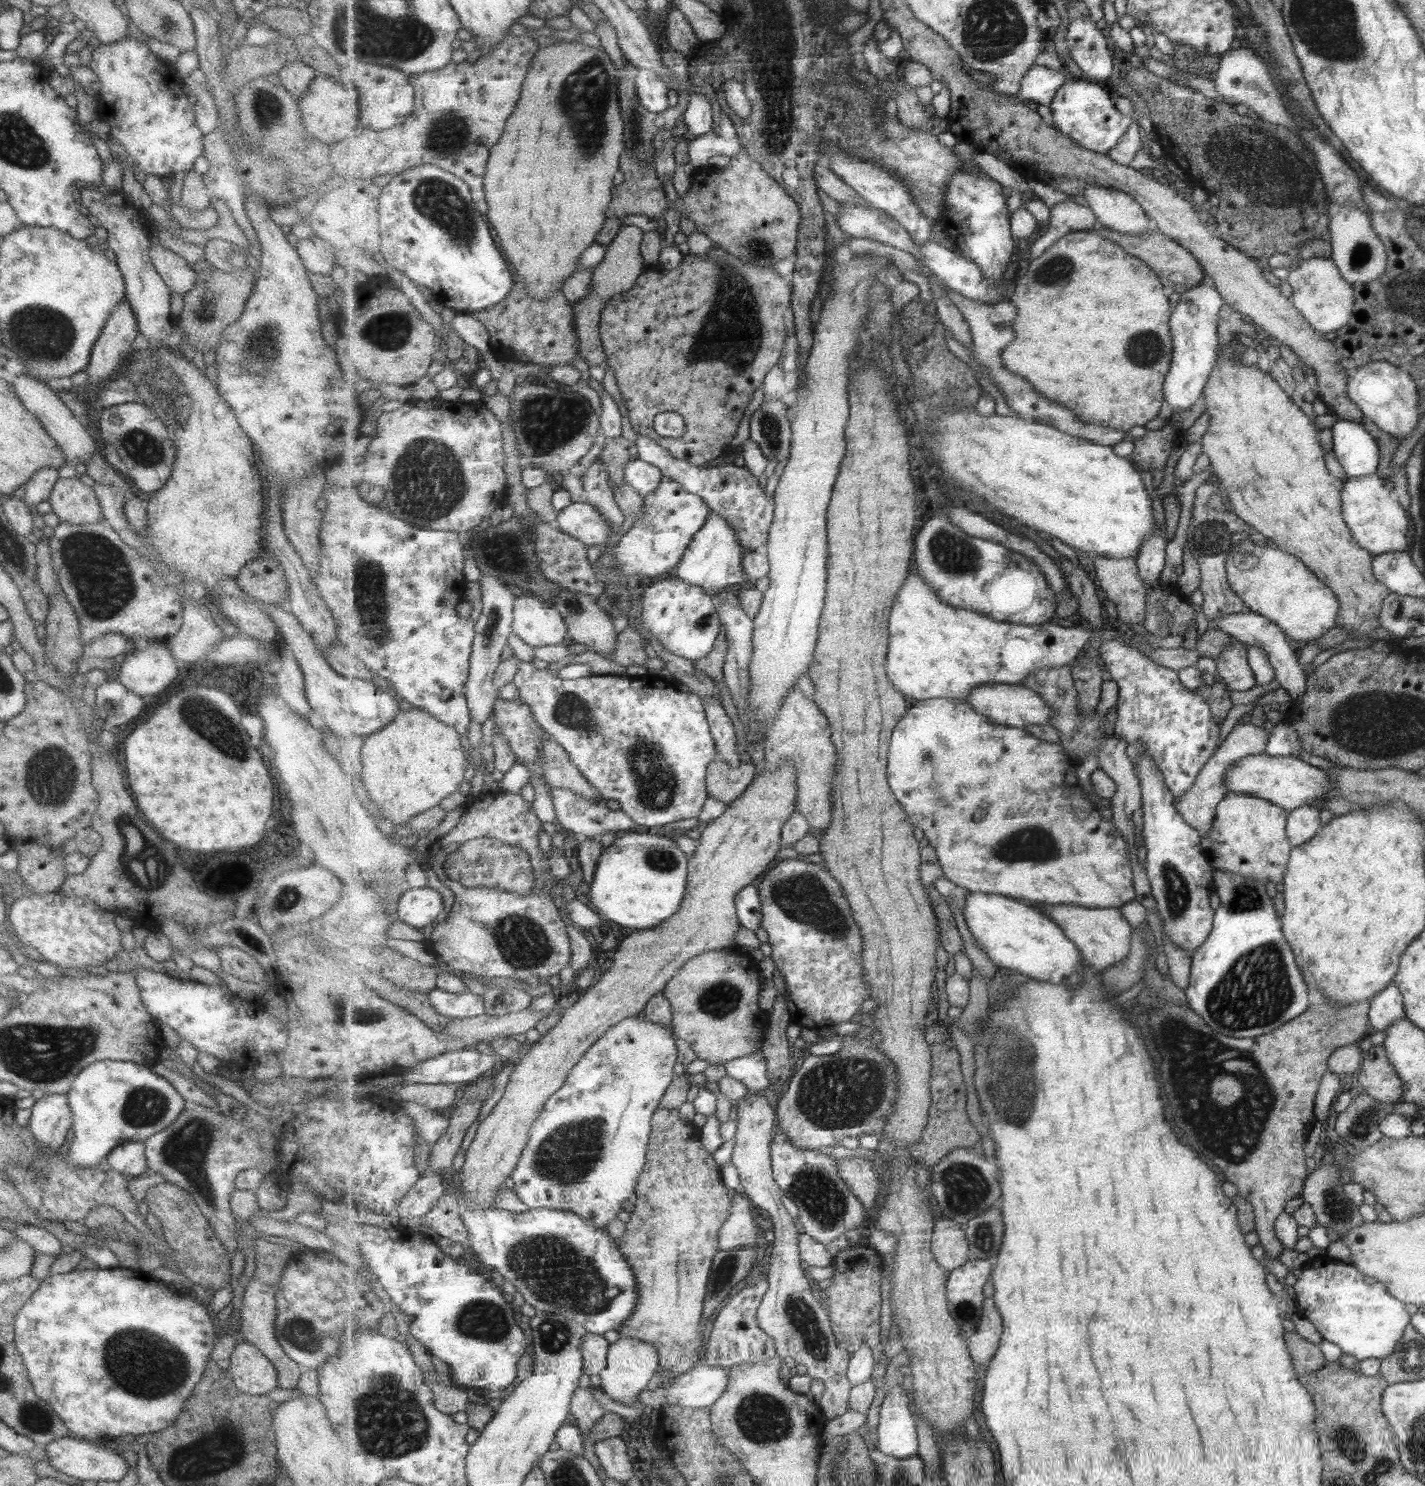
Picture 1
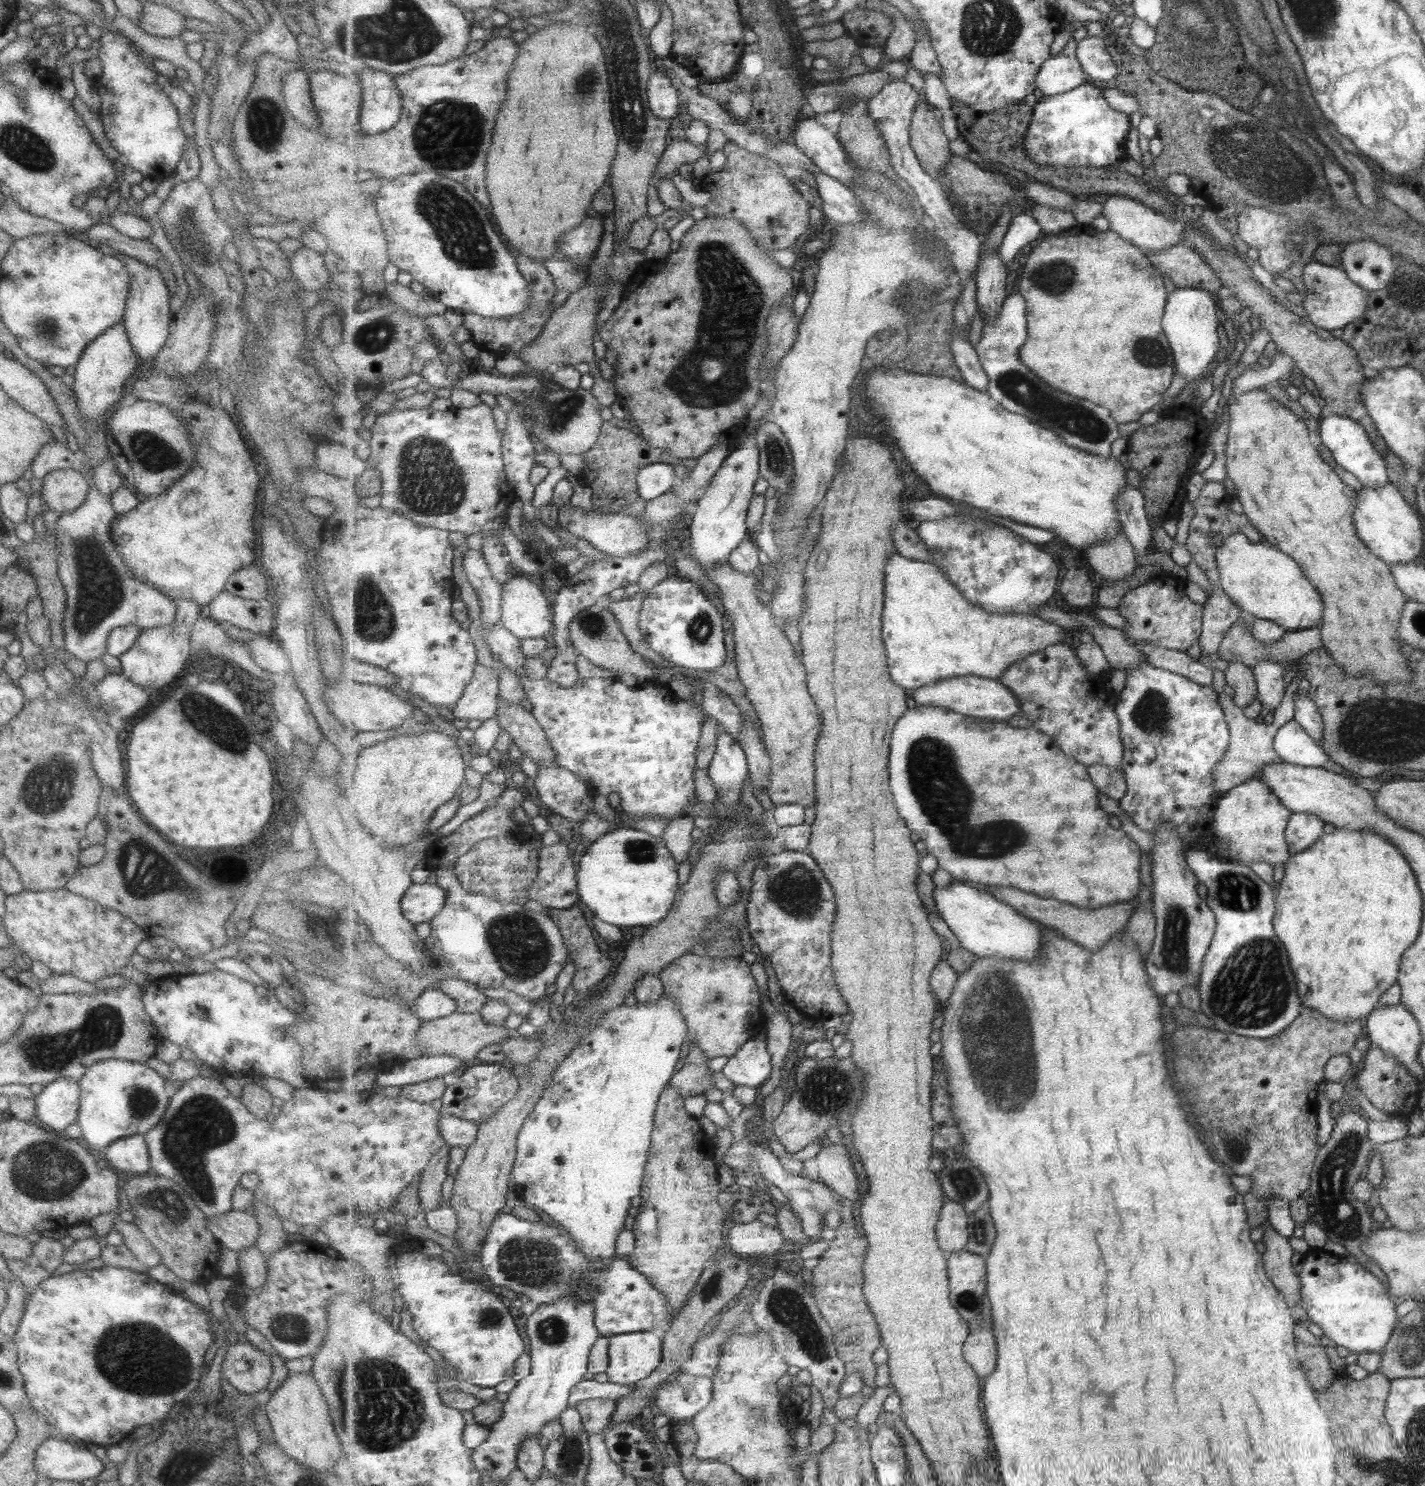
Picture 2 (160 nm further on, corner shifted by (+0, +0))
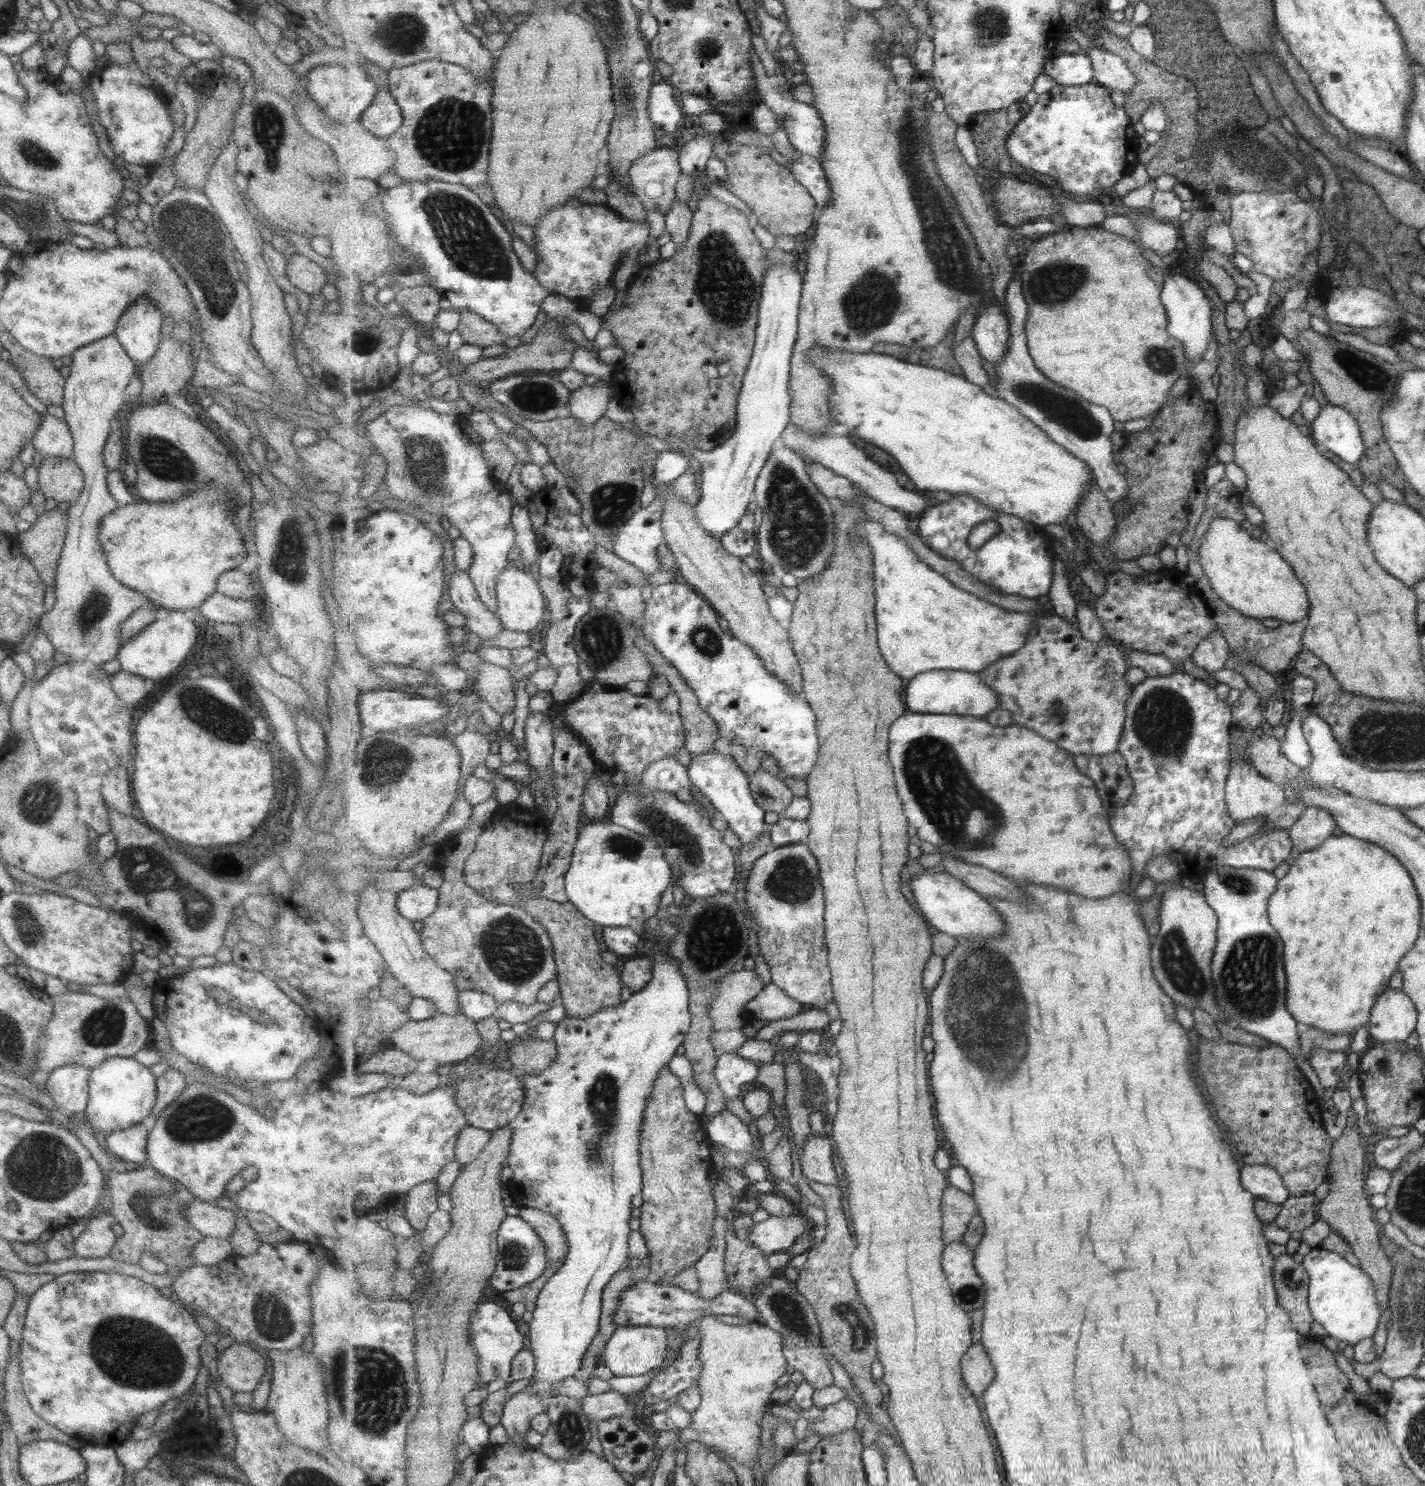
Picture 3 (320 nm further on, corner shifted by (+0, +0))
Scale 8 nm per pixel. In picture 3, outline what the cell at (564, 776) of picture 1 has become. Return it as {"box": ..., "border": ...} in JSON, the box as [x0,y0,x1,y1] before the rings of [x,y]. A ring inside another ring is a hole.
{"box":[474,660,515,716],"border":[[[483,660],[478,666],[474,689],[477,690],[476,694],[486,698],[503,716],[515,710],[513,682],[513,675],[509,669]]]}

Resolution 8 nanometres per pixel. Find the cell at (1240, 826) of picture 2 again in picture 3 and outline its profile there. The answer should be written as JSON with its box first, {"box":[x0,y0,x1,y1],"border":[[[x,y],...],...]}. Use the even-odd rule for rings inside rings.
{"box":[1224,733,1306,829],"border":[[[1237,733],[1232,734],[1232,766],[1224,784],[1224,800],[1227,802],[1229,814],[1237,822],[1264,816],[1264,826],[1259,826],[1258,829],[1288,829],[1300,818],[1306,806],[1299,802],[1288,804],[1284,799],[1285,788],[1261,777],[1255,768],[1243,759],[1246,744],[1243,737]]]}

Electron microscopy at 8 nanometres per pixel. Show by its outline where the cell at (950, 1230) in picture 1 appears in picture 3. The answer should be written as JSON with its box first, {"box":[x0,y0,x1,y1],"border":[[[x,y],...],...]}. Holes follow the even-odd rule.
{"box":[942,1185,979,1244],"border":[[[952,1185],[945,1189],[942,1211],[946,1244],[961,1241],[962,1236],[968,1231],[972,1218],[979,1214],[974,1196]]]}

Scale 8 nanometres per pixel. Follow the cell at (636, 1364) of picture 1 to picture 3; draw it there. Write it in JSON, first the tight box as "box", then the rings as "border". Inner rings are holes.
{"box":[604,1326,670,1376],"border":[[[618,1326],[613,1336],[608,1340],[604,1352],[604,1364],[615,1376],[641,1376],[651,1372],[653,1368],[661,1367],[670,1349],[670,1336],[663,1327]]]}

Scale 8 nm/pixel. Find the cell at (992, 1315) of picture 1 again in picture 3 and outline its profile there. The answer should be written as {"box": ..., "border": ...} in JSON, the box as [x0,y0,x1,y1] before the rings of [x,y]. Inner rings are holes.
{"box":[962,1341,995,1399],"border":[[[982,1341],[974,1344],[962,1358],[965,1383],[977,1399],[983,1399],[995,1380],[995,1368]]]}

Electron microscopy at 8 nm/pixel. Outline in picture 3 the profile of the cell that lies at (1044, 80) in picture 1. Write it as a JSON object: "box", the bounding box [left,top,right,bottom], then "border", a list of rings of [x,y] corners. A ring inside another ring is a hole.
{"box":[1045,51,1094,86],"border":[[[1085,51],[1056,54],[1047,61],[1045,70],[1061,86],[1083,86],[1094,82],[1091,55]]]}

